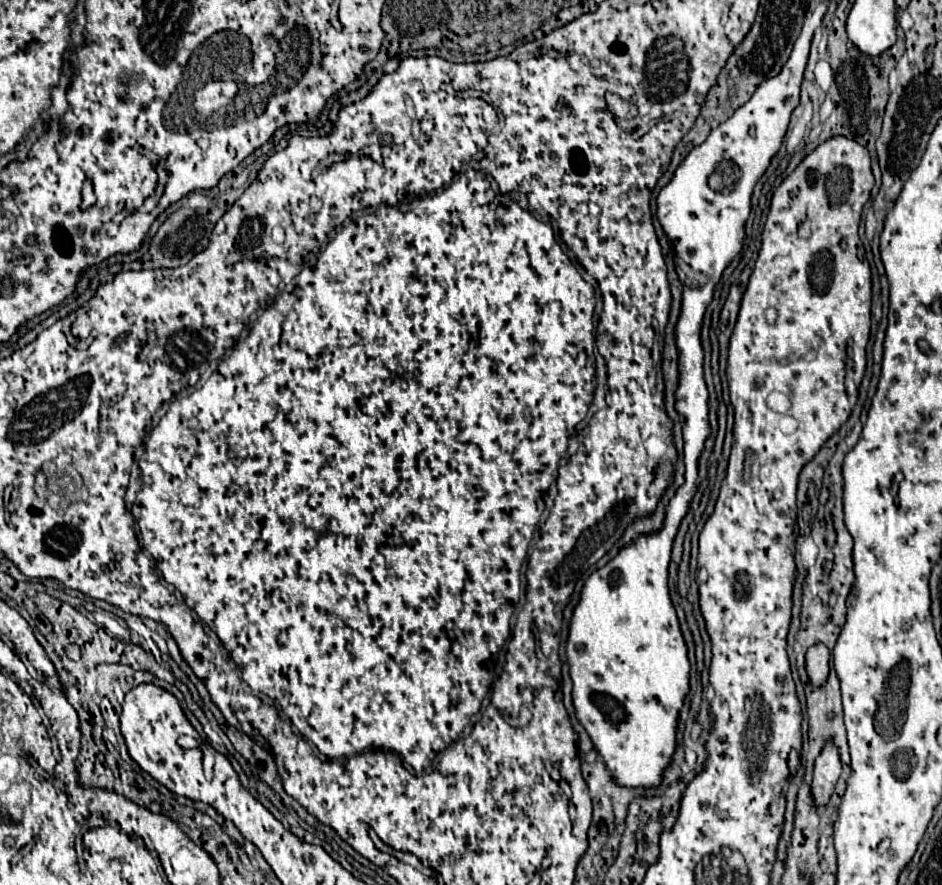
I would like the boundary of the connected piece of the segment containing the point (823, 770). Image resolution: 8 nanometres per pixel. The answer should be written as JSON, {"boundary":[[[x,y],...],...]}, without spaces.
{"boundary":[[[832,739],[826,741],[826,745],[822,747],[820,755],[816,757],[814,763],[814,773],[812,773],[812,801],[816,807],[824,807],[830,803],[830,797],[834,793],[834,785],[840,777],[842,771],[842,761],[840,761],[840,753],[838,747]]]}

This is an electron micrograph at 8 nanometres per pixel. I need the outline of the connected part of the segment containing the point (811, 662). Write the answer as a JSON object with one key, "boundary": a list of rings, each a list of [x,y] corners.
{"boundary":[[[816,643],[806,653],[806,671],[810,677],[810,683],[820,687],[828,679],[830,671],[830,651],[824,643]]]}

